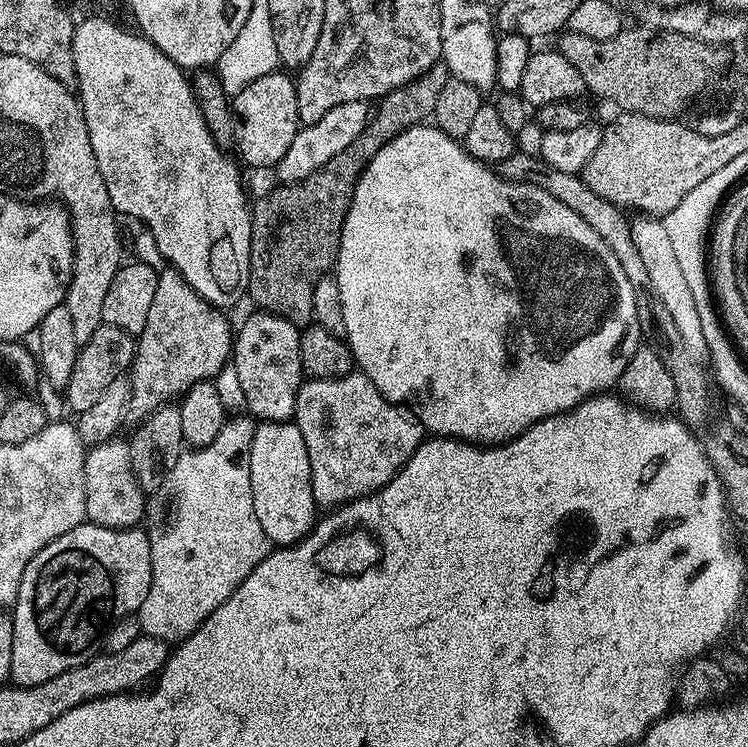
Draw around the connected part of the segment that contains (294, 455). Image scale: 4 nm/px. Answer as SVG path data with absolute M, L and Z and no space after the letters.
M292 420L261 421L253 435L249 456L254 510L269 545L298 543L318 520L318 506L310 482L310 454L306 454L302 430Z

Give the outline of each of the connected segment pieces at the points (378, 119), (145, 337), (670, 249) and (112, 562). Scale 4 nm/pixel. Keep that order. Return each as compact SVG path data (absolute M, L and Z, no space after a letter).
M441 62L418 78L390 90L380 97L369 115L368 125L346 150L334 154L334 158L314 170L310 178L296 184L280 184L251 205L252 237L246 292L249 297L252 295L257 309L286 318L297 326L313 323L314 286L318 286L318 278L333 271L342 226L361 172L386 142L415 124L433 119L434 106L438 106L442 86L446 86L449 78L449 70Z
M164 270L160 272L160 277L158 278L158 290L154 290L154 303L150 306L150 311L146 317L146 326L140 332L140 335L136 342L136 358L132 362L132 367L130 369L130 379L132 382L132 396L128 400L128 412L131 415L136 415L136 418L143 418L148 416L155 410L159 408L161 404L167 404L173 398L183 397L184 393L190 390L190 386L194 386L198 382L203 380L212 380L215 378L219 372L224 368L225 365L229 363L232 359L232 342L234 339L234 328L233 325L228 325L228 320L221 309L214 307L213 304L208 304L204 301L201 296L191 288L186 281L179 276L175 270Z
M643 214L635 218L637 220L631 221L634 246L638 246L638 254L646 265L650 279L654 281L654 290L658 290L658 298L662 298L666 311L674 317L674 323L678 326L683 340L686 341L686 350L690 350L690 354L694 357L707 357L706 338L702 338L702 318L698 315L698 308L694 306L694 294L690 294L690 286L682 275L678 258L674 255L674 245L670 243L670 234L666 234L663 219Z
M85 522L74 526L74 530L66 530L66 534L62 534L62 538L54 538L54 542L50 542L45 548L38 550L38 554L34 554L34 558L30 558L30 566L26 566L26 570L22 574L22 586L18 586L18 598L10 612L14 626L14 654L12 655L10 680L15 687L38 686L42 682L50 682L50 678L58 678L58 674L62 674L66 670L74 670L74 666L82 666L82 662L91 660L101 651L102 637L115 620L121 620L123 616L139 613L142 602L146 602L146 594L150 591L150 582L152 581L152 559L150 558L152 541L149 533L144 533L142 529L143 527L140 526L135 528L107 528L106 526Z

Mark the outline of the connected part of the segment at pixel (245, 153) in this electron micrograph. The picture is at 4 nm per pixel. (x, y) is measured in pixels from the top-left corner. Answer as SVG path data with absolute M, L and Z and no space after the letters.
M277 70L250 82L231 101L234 113L234 145L240 151L239 159L252 168L271 169L290 150L294 134L302 126L298 118L298 98L295 79L287 71Z

